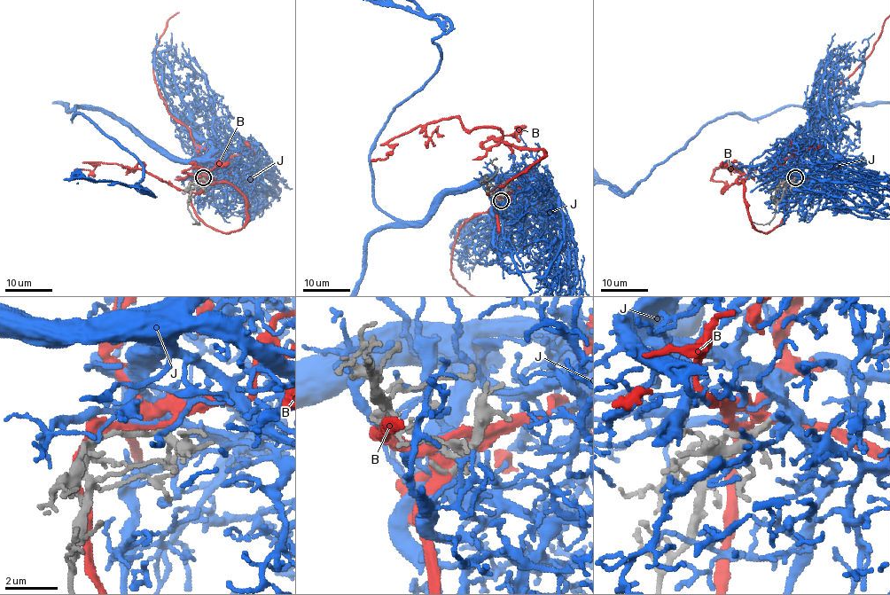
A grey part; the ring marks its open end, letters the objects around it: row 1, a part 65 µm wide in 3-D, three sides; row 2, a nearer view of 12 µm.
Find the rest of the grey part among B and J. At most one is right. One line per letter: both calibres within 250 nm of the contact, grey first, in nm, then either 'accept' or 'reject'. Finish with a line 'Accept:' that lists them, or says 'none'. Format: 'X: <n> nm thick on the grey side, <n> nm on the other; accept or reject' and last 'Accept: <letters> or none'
B: 200 nm thick on the grey side, 420 nm on the other; reject
J: 200 nm thick on the grey side, 380 nm on the other; accept
Accept: J

